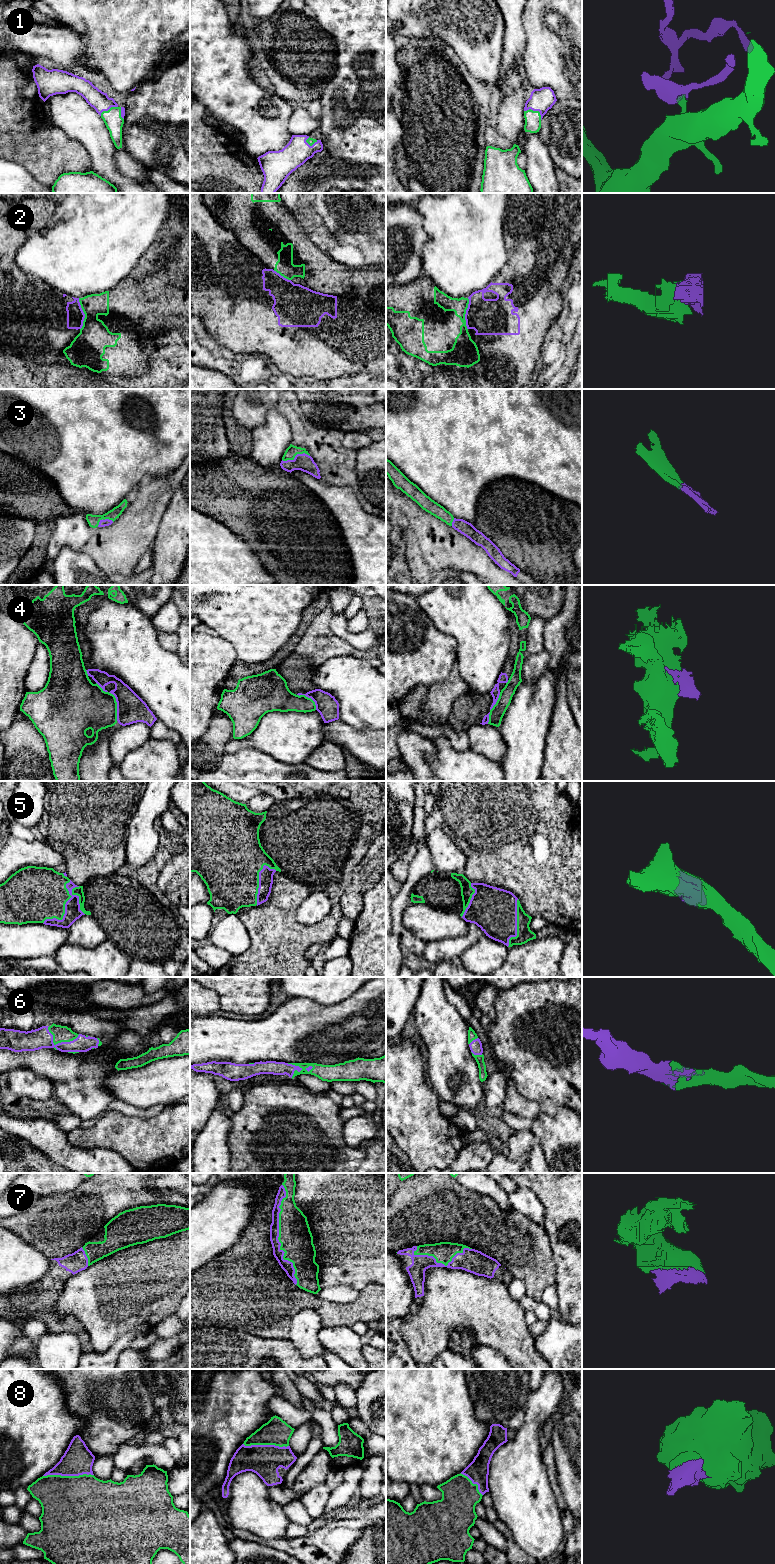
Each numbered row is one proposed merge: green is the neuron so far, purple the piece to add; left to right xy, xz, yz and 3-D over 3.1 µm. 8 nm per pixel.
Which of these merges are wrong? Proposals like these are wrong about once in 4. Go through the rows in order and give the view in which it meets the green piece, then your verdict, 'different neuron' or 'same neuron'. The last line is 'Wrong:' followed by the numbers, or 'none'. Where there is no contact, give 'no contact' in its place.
1: contact in yz; same neuron
2: contact in xy; different neuron
3: contact in xz; same neuron
4: contact in xy; different neuron
5: contact in xy; same neuron
6: contact in xy; same neuron
7: contact in xz; same neuron
8: contact in xy; same neuron
Wrong: 2, 4

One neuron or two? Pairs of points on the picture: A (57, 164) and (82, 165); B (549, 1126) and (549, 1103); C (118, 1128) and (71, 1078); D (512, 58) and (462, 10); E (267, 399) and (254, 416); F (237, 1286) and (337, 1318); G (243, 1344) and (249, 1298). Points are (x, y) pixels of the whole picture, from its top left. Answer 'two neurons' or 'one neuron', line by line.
A: one neuron
B: two neurons
C: two neurons
D: two neurons
E: one neuron
F: one neuron
G: two neurons

